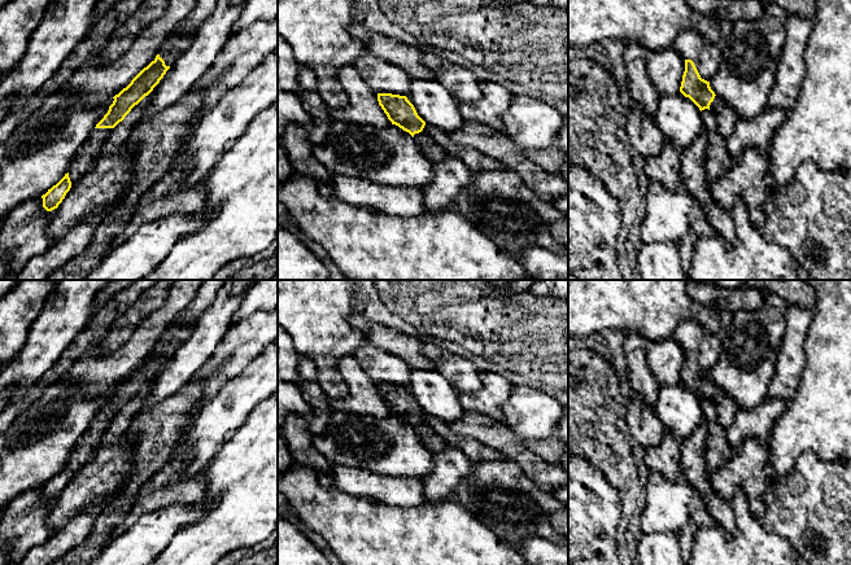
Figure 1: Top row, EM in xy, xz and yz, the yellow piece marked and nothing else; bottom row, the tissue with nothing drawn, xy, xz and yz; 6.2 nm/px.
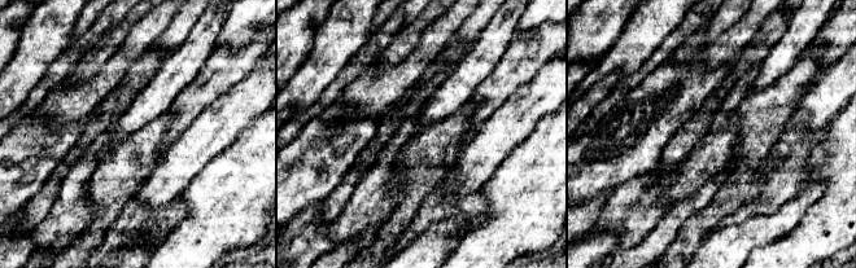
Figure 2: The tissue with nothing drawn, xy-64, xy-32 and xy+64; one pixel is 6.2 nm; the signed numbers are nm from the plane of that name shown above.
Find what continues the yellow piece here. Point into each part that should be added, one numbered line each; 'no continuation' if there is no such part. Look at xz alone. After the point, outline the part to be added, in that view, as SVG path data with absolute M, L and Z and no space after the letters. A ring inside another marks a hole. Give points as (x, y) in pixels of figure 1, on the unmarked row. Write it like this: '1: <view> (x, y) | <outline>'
1: xz (430, 438) | M423 419L422 422L415 424L414 429L422 442L435 454L441 452L448 447L448 443L441 438Z

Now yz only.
1: yz (725, 407) | M715 386L710 395L710 400L715 406L719 424L726 430L728 426L734 421L738 406L719 386Z

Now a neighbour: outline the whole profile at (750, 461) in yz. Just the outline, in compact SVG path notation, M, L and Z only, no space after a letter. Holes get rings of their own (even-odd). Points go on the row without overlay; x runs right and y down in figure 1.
M746 438L742 446L712 476L715 492L732 503L739 486L749 500L752 514L760 520L765 512L764 494L769 478L768 459L767 438Z

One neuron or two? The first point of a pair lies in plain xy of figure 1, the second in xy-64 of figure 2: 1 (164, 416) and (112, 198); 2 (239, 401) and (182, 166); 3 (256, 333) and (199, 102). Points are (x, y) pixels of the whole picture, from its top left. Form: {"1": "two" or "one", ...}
{"1": "one", "2": "one", "3": "one"}

